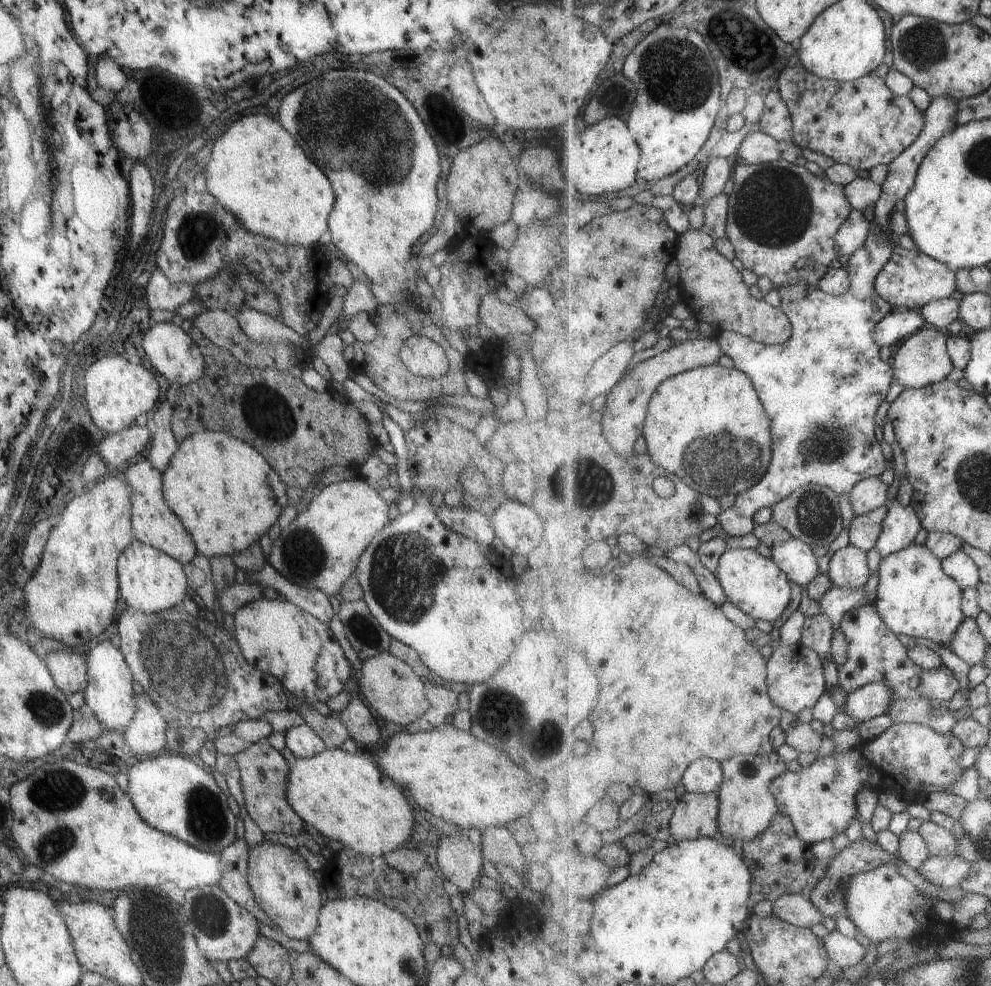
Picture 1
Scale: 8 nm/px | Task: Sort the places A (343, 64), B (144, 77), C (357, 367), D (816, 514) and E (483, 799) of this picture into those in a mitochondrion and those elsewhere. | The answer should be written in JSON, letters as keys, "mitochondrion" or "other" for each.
{"A":"other","B":"other","C":"other","D":"mitochondrion","E":"other"}

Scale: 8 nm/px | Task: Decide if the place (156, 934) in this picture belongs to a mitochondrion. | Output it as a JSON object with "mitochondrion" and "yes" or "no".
{"mitochondrion":"yes"}

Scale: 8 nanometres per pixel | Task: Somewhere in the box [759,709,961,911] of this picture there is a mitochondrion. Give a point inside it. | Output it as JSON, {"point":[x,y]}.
{"point":[834,890]}

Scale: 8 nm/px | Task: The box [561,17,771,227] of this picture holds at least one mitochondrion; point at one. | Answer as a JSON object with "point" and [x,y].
{"point":[677,80]}

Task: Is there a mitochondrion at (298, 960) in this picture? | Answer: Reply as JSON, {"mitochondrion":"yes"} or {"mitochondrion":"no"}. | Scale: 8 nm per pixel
{"mitochondrion":"no"}

